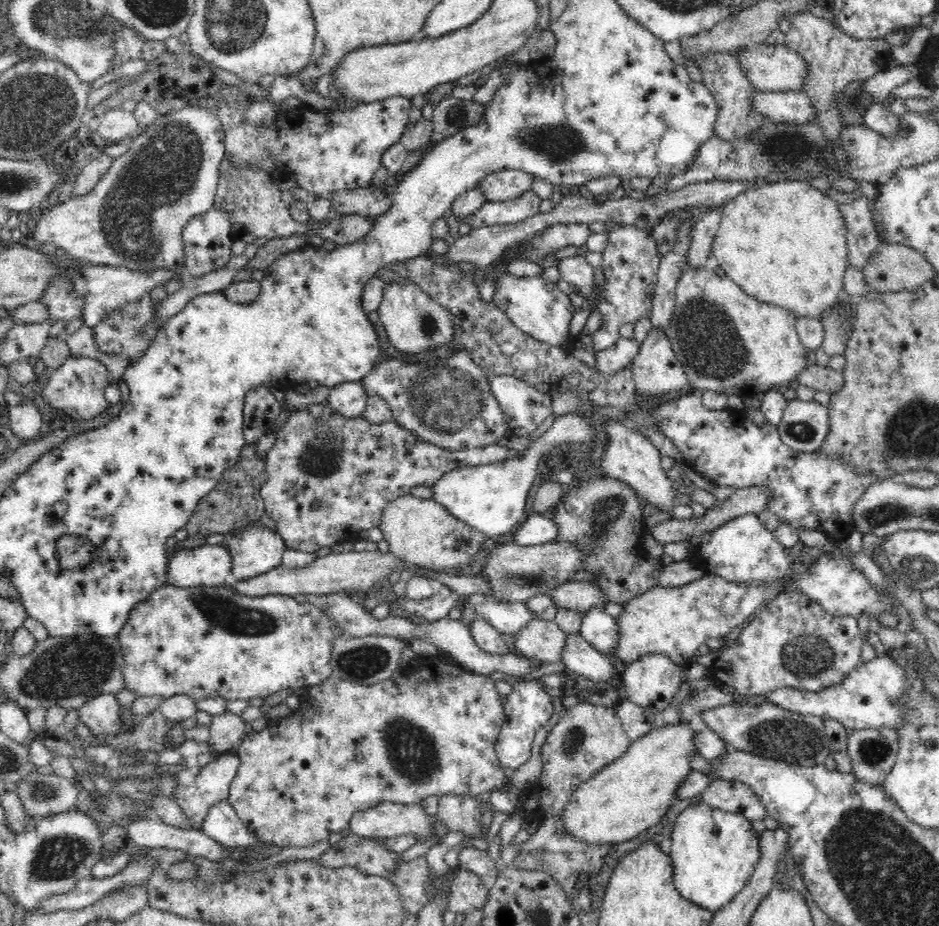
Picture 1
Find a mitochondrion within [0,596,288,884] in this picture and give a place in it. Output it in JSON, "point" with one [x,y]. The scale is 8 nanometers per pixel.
{"point":[78,667]}

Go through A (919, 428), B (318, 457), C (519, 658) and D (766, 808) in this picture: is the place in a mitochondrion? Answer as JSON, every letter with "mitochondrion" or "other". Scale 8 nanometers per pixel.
{"A":"mitochondrion","B":"mitochondrion","C":"other","D":"other"}

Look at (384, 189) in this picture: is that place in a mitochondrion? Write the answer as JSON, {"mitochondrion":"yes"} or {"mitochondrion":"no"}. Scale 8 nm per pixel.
{"mitochondrion":"no"}

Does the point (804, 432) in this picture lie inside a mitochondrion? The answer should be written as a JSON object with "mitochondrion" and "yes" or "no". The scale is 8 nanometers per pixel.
{"mitochondrion":"yes"}

